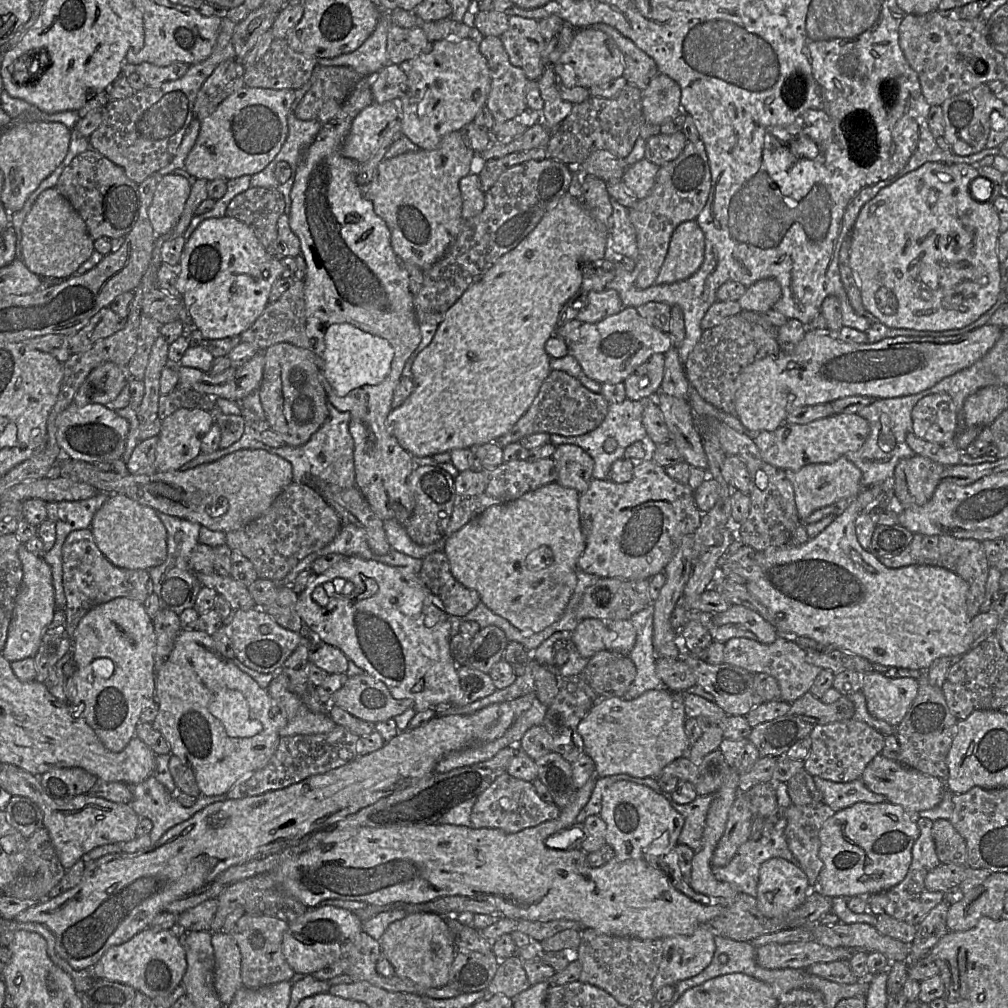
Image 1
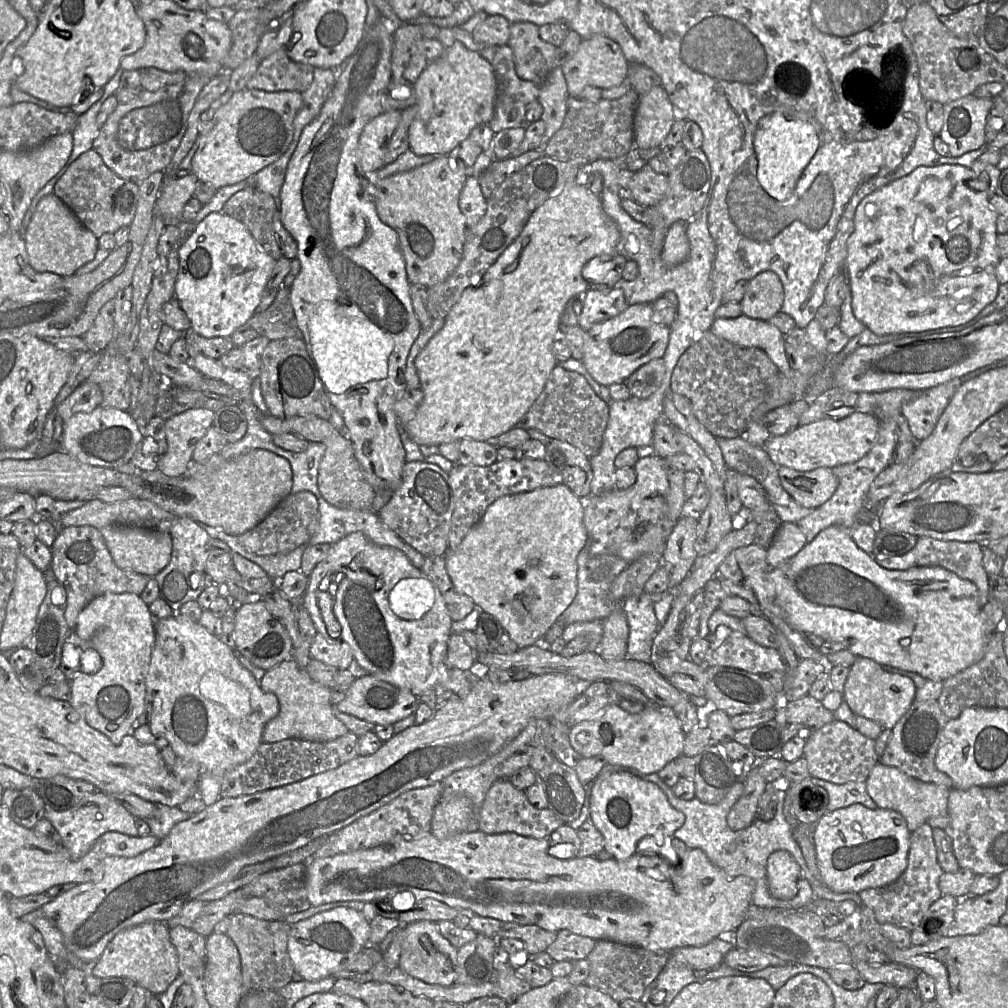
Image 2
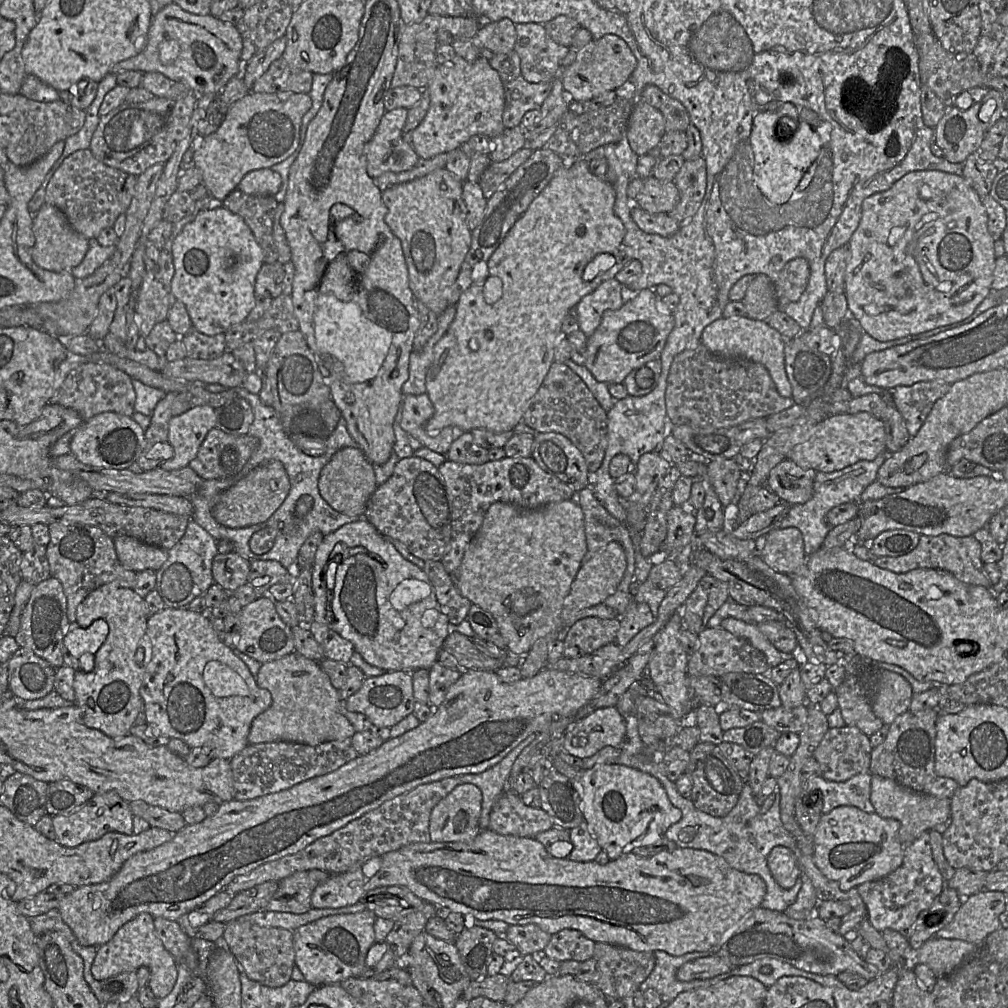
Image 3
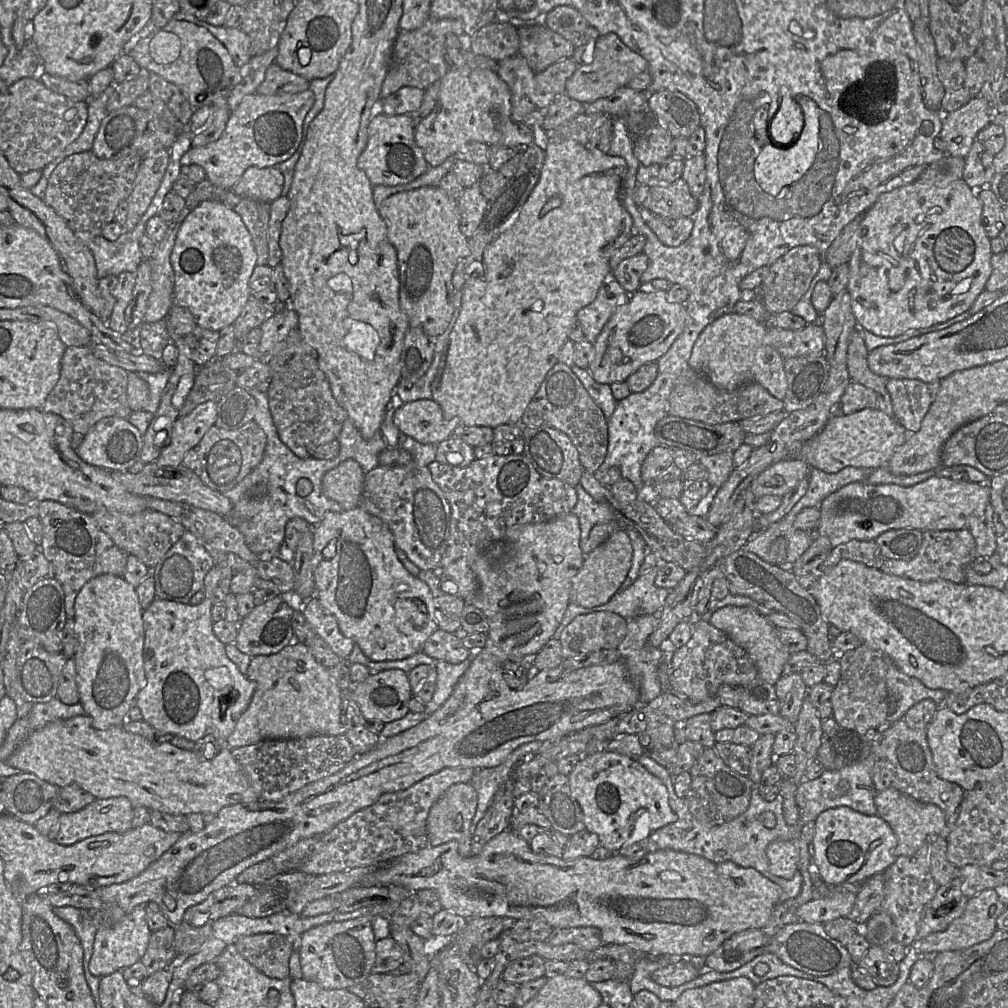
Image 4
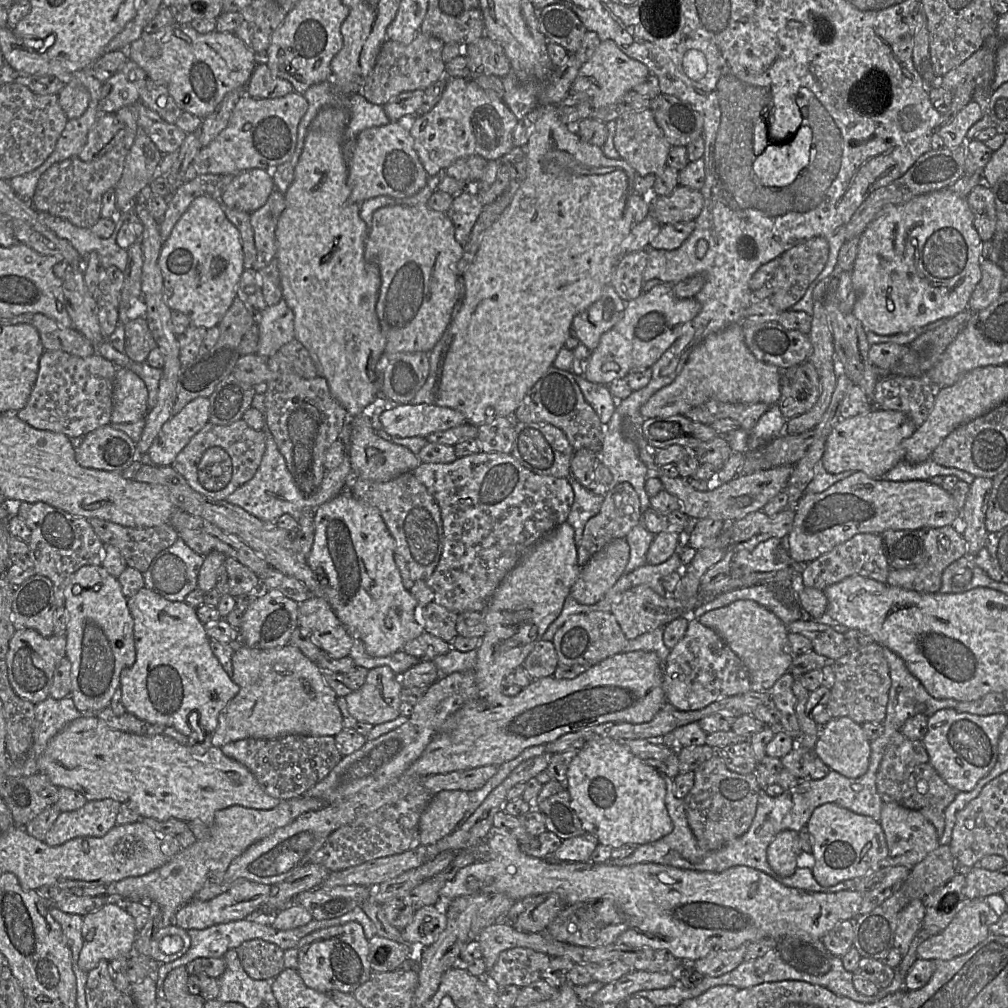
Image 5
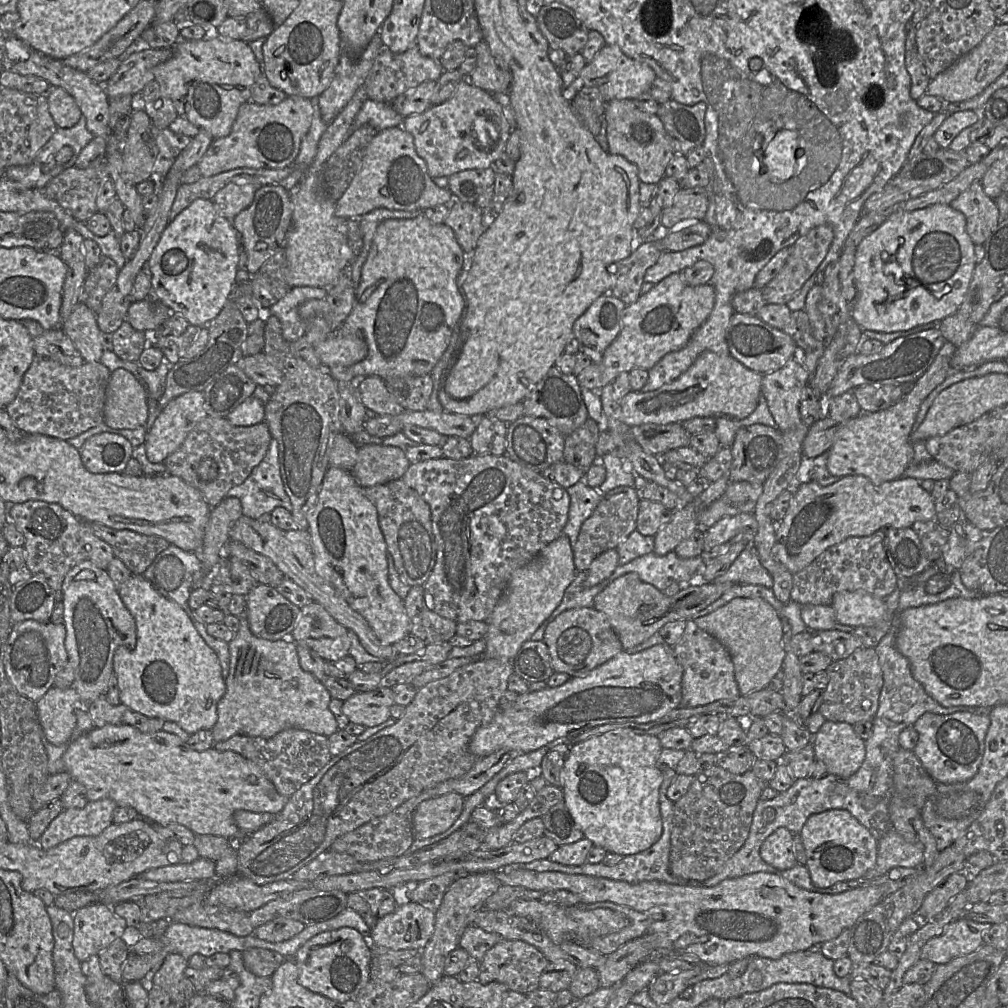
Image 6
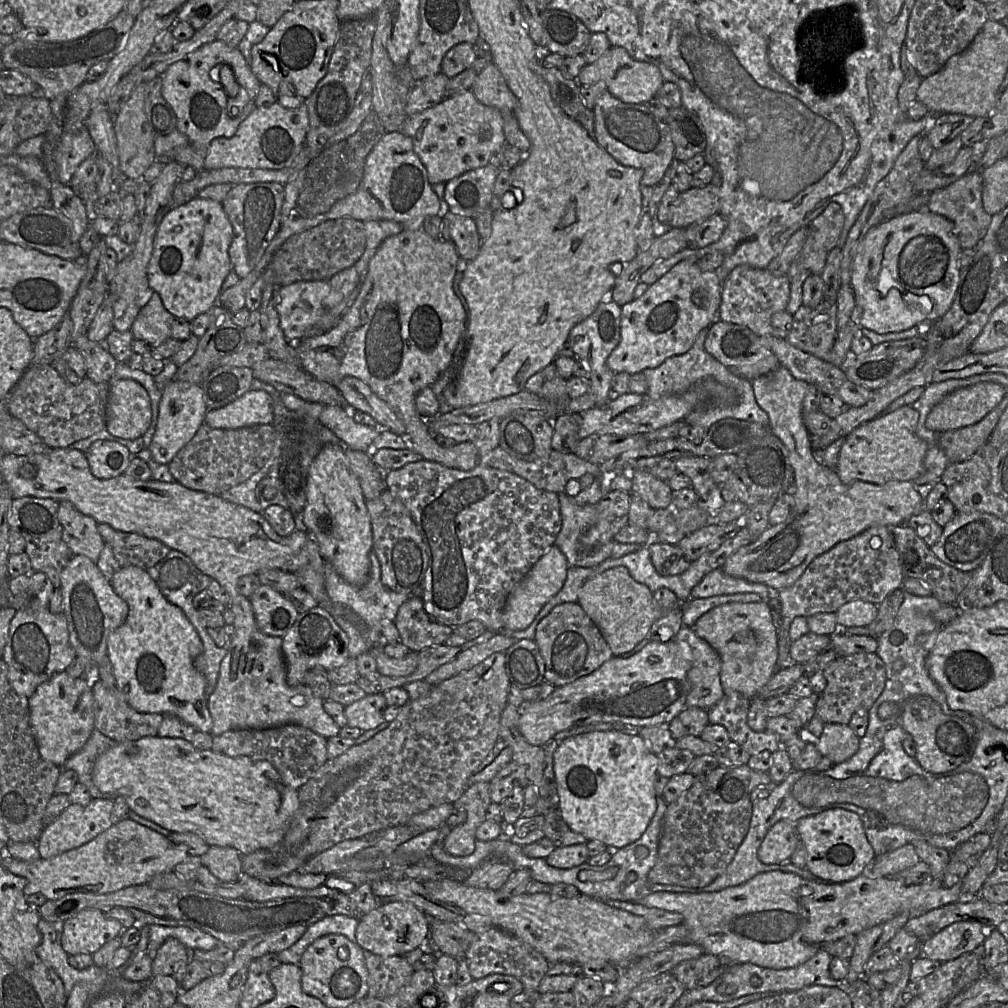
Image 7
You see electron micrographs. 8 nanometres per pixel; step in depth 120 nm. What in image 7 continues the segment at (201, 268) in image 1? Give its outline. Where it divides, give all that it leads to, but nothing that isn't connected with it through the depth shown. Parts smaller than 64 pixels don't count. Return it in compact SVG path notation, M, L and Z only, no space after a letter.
M196 197L165 214L157 228L147 274L150 287L160 295L164 307L176 318L191 322L218 304L222 284L232 270L229 256L232 240L233 227L220 202Z

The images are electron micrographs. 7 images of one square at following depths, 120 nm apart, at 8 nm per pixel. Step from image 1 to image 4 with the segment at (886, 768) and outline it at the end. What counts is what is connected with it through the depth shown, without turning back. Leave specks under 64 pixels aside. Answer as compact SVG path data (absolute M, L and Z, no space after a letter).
M894 788L877 791L874 798L877 814L886 821L897 838L895 857L913 855L946 826L946 816L936 805L922 803Z

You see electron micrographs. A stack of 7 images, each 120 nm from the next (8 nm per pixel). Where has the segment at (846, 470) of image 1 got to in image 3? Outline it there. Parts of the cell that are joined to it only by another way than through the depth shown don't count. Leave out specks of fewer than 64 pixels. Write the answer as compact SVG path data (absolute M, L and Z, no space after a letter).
M785 459L771 469L765 486L781 501L790 505L804 504L813 495L817 471L803 469L790 459Z

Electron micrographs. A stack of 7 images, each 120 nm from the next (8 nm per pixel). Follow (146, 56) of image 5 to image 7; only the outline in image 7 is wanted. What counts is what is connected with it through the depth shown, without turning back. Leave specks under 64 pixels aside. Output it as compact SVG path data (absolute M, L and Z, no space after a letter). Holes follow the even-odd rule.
M219 40L205 44L183 60L173 63L160 76L161 94L175 113L176 129L186 135L192 145L209 146L215 138L232 137L239 124L256 108L255 99L261 85L238 47L229 47ZM217 65L228 65L237 84L248 94L248 102L238 115L237 111L234 112L235 106L228 110L228 96L221 82L210 78L210 70Z

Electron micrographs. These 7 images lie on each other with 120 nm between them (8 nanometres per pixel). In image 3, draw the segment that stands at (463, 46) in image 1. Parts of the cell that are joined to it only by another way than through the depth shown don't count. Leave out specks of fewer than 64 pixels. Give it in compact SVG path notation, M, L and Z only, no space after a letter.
M457 55L451 63L437 67L427 88L430 95L429 109L413 131L411 140L420 159L449 153L460 148L474 135L495 138L504 132L504 87L498 72L490 66L487 59L480 57L474 62L468 62Z

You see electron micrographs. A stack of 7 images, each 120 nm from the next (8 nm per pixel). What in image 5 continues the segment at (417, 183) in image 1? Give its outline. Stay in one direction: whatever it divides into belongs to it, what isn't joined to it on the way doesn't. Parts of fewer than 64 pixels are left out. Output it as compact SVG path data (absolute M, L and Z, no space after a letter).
M427 204L415 206L384 206L372 218L365 244L366 262L379 268L381 285L376 303L376 314L386 339L384 354L400 352L428 352L443 336L458 299L457 263L464 246L455 239L455 227L447 213L432 210Z

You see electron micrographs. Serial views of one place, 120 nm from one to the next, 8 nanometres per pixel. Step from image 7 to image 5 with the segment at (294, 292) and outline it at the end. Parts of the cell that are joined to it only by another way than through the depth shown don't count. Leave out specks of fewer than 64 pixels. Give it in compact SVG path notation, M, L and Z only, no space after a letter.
M284 298L275 305L267 306L258 315L257 324L259 326L259 343L256 353L266 360L276 353L281 346L295 339L294 313L289 308Z

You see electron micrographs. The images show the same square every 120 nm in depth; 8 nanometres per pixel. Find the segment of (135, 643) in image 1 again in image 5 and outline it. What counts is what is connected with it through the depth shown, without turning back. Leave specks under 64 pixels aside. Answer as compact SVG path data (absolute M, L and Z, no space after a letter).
M102 566L81 567L72 574L65 589L65 608L68 614L66 657L72 664L71 698L73 698L76 708L83 714L96 714L109 707L115 691L120 687L121 672L135 663L134 619L127 601L128 598L124 595L118 579Z

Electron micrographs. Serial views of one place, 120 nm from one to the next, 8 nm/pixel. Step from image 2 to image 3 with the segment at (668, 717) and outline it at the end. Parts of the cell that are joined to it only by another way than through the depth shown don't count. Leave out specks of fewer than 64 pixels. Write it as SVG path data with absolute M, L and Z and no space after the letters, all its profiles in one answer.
M616 707L600 708L577 721L564 735L563 750L581 759L606 746L621 747L626 721Z

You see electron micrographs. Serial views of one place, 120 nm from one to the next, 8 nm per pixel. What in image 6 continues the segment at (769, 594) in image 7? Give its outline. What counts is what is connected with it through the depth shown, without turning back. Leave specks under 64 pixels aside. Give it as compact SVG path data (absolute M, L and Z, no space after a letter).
M752 545L745 548L728 570L714 579L712 583L721 584L726 582L735 585L761 585L767 588L773 586L772 576L761 565L757 551Z

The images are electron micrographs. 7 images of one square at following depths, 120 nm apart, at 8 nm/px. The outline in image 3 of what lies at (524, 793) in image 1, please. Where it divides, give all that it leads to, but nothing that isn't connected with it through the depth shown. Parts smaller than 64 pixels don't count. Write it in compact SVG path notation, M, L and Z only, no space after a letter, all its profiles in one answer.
M506 790L495 802L488 829L501 835L533 837L554 827L542 808L527 806L514 790Z

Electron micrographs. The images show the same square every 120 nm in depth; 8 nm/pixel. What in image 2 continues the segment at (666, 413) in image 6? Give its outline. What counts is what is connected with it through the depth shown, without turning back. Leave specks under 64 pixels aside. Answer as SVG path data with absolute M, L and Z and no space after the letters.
M745 315L737 318L717 318L710 331L719 338L742 347L762 349L779 372L789 372L784 334L768 321L752 319Z

